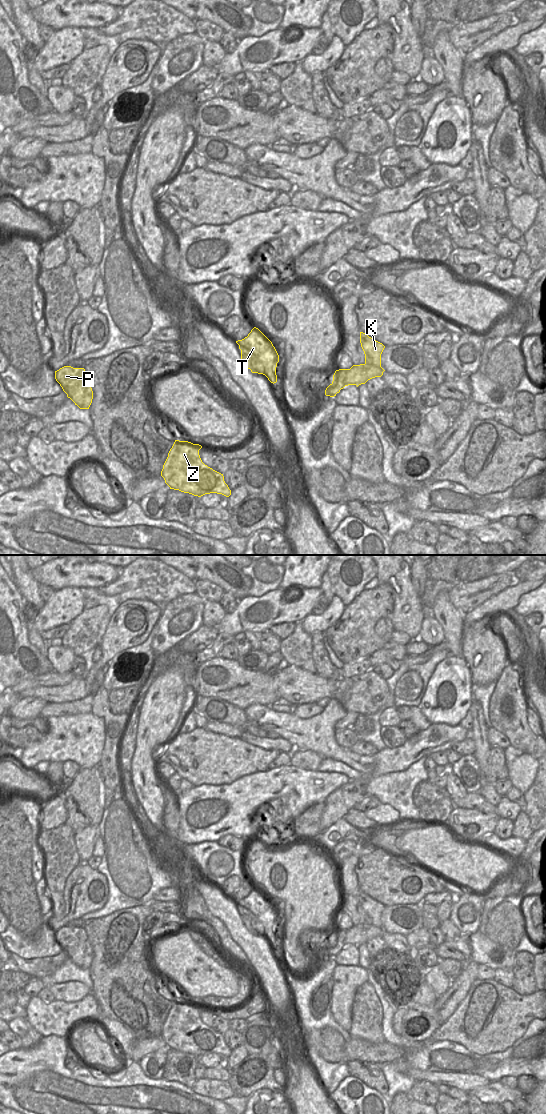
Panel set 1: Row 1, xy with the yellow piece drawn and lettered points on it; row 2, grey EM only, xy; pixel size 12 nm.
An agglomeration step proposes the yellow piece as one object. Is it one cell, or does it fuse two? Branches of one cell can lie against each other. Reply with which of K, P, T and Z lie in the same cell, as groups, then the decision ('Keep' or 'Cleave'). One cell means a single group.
Groups: K Z / P T. Cleave.

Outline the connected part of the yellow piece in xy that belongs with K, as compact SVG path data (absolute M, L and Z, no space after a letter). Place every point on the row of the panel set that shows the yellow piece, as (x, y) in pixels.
M360 332L360 343L365 354L365 363L381 367L381 354L385 346L363 332Z

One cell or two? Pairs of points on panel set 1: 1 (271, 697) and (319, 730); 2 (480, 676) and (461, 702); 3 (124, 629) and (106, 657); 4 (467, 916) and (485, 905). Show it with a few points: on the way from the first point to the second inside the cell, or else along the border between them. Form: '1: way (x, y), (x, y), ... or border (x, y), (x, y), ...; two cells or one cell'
1: border (270, 705), (251, 704), (247, 708); two cells
2: border (465, 661), (470, 671), (472, 684); two cells
3: way (119, 636), (108, 650); one cell
4: way (471, 912), (478, 905), (481, 905); one cell

